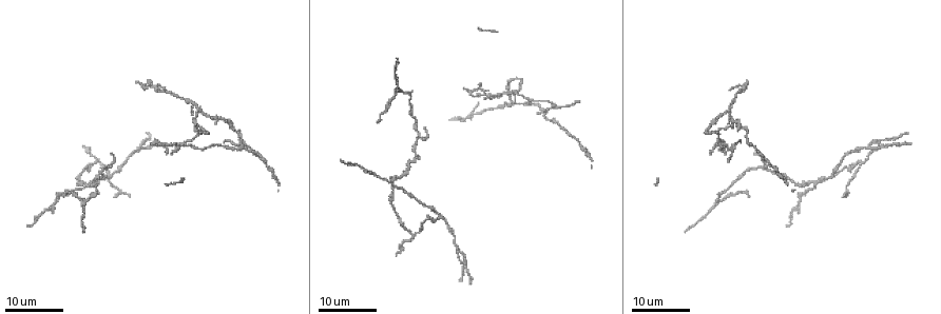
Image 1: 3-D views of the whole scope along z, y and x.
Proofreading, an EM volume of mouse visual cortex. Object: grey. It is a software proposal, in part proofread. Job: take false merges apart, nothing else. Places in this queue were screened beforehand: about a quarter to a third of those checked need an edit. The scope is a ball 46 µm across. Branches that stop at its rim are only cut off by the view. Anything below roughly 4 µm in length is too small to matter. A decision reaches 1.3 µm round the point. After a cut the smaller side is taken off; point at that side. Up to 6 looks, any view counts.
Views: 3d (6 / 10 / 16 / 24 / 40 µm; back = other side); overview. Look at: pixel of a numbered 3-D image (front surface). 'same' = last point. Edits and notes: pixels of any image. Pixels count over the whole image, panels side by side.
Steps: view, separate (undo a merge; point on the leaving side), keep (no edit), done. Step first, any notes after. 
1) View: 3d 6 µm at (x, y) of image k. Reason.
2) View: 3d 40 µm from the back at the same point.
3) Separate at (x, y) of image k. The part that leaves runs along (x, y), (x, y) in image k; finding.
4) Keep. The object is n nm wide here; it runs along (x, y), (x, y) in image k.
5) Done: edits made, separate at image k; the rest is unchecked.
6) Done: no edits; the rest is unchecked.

View: 3d 24 µm at (105, 166) of image 1. Side arm on a straight run.

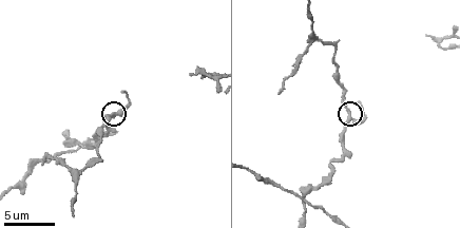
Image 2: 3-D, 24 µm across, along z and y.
View: 3d 6 µm at (350, 115) of image 2.

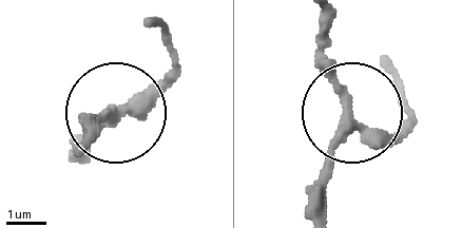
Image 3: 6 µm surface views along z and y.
Keep. The object is 250 nm wide here; continuous, no second cell.

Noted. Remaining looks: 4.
View: 3d 24 µm at (730, 111) of image 1. Two arms in line, one across.

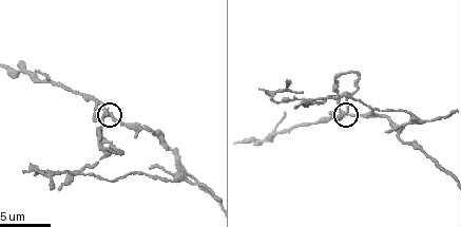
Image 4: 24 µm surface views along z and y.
View: 3d 6 µm at (108, 114) of image 4.

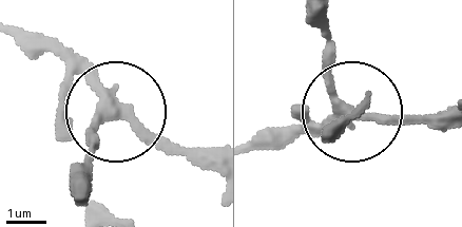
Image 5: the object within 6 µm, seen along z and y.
Keep. 3 arms meet here; it runs along (79, 192), (113, 111), (52, 44) in image 5; all the same cell.

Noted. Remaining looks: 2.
View: 3d 10 µm at (64, 141) of image 2.

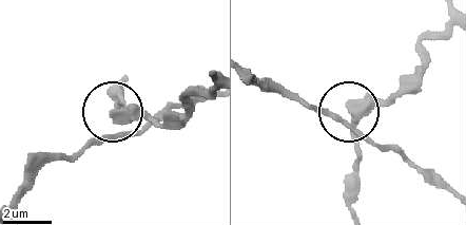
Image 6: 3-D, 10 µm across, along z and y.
Keep. One cell here.

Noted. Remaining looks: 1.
Done: no edits; the rest is unchecked.

